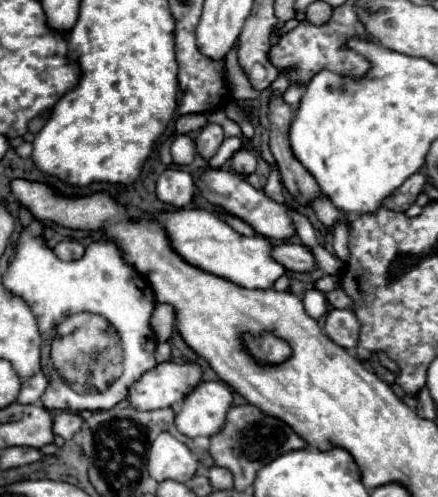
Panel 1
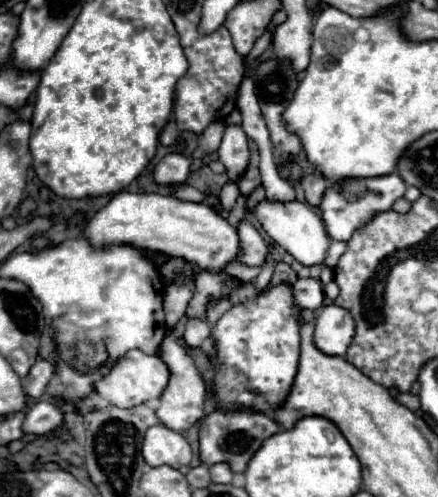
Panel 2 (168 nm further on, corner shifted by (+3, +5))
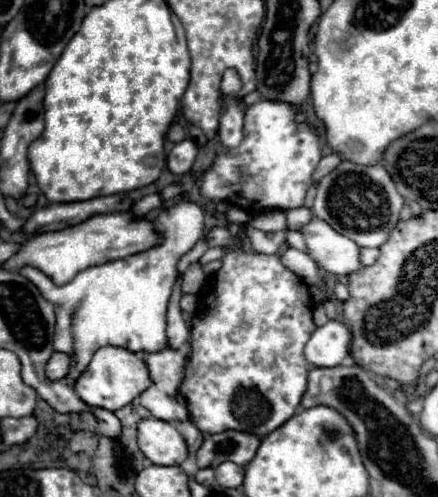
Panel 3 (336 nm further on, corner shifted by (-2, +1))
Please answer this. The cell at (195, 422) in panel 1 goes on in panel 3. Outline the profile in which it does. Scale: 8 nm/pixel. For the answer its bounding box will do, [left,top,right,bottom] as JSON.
[139,347,189,421]

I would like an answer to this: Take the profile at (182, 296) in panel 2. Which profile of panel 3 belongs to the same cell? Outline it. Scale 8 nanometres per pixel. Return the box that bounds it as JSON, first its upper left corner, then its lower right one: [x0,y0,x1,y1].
[181,261,205,293]

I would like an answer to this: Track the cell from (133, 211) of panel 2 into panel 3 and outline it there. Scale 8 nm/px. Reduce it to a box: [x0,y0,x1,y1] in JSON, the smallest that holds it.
[1,213,159,285]

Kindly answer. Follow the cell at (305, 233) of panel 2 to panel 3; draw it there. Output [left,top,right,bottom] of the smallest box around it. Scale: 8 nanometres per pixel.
[301,219,363,275]

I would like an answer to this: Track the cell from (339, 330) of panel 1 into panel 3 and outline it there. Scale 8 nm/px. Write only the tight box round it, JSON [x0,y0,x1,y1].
[303,321,349,367]

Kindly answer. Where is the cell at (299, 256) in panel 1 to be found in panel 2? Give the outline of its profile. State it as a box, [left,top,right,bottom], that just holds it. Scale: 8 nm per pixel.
[238,221,268,265]

